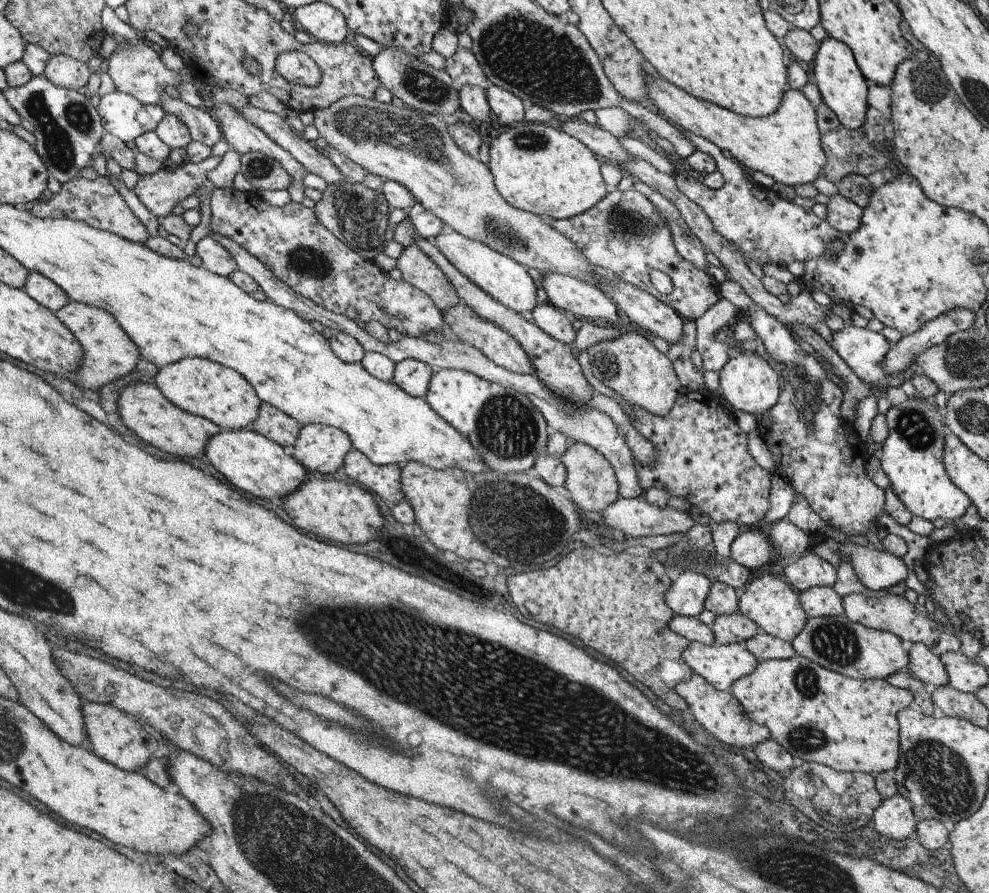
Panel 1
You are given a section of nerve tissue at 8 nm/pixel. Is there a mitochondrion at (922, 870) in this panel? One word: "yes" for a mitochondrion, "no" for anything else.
no

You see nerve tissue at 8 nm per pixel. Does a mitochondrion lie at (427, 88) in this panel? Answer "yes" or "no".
yes

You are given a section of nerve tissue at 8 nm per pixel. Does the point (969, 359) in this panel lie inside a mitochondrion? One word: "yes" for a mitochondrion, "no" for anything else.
yes

